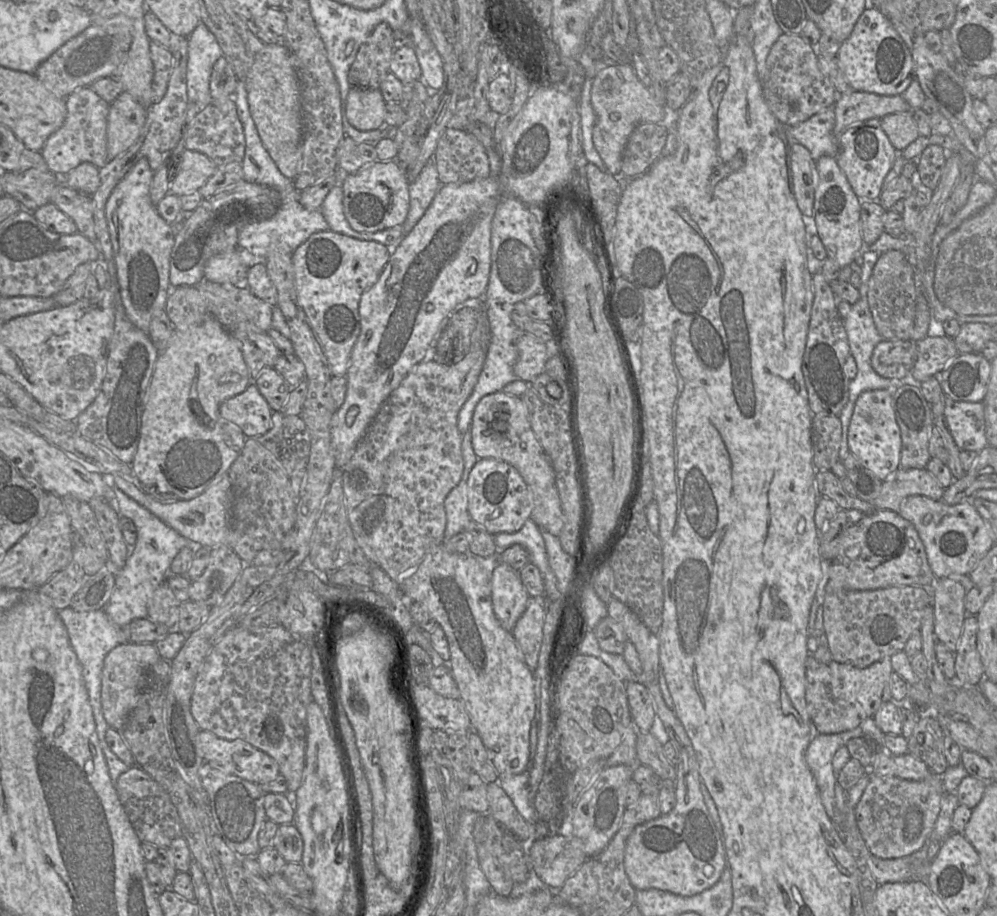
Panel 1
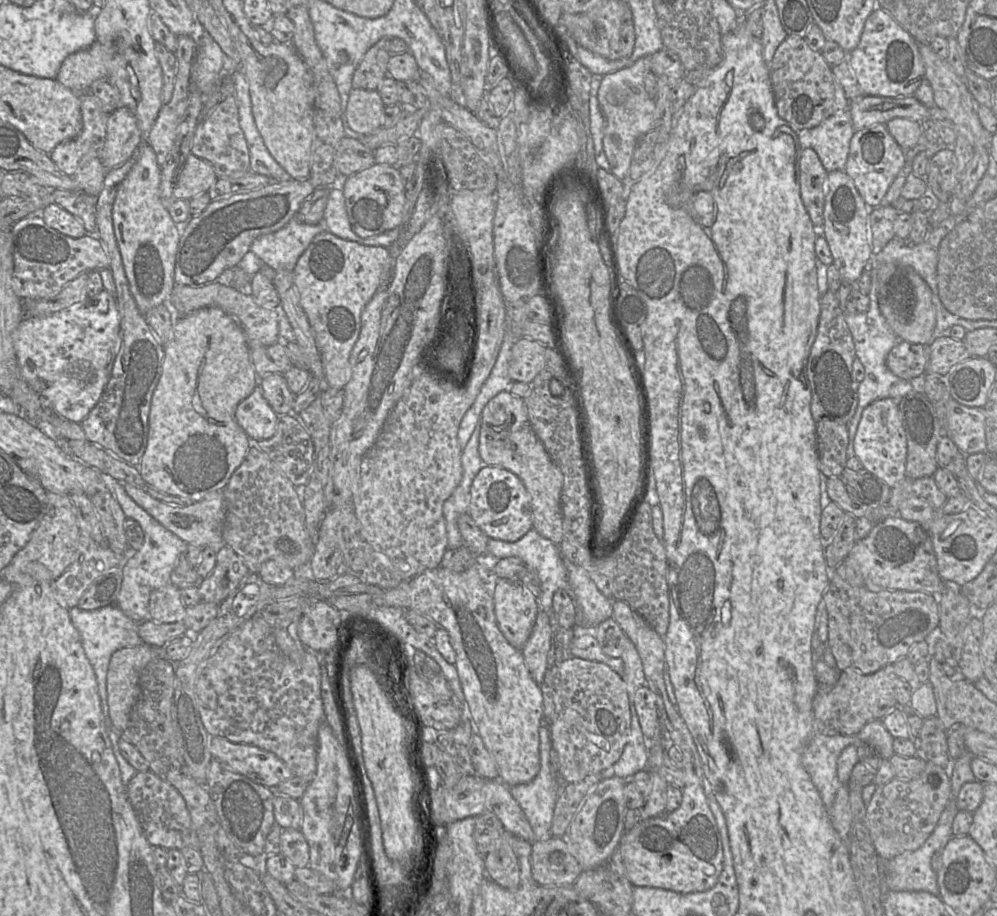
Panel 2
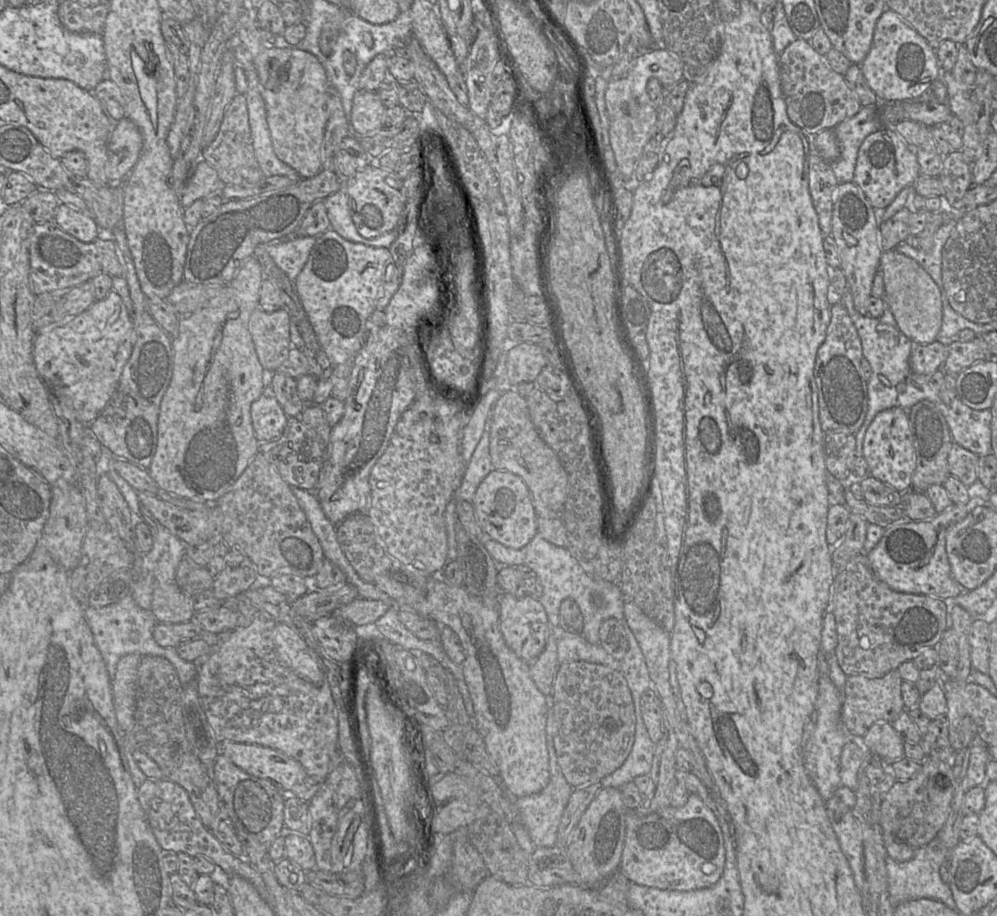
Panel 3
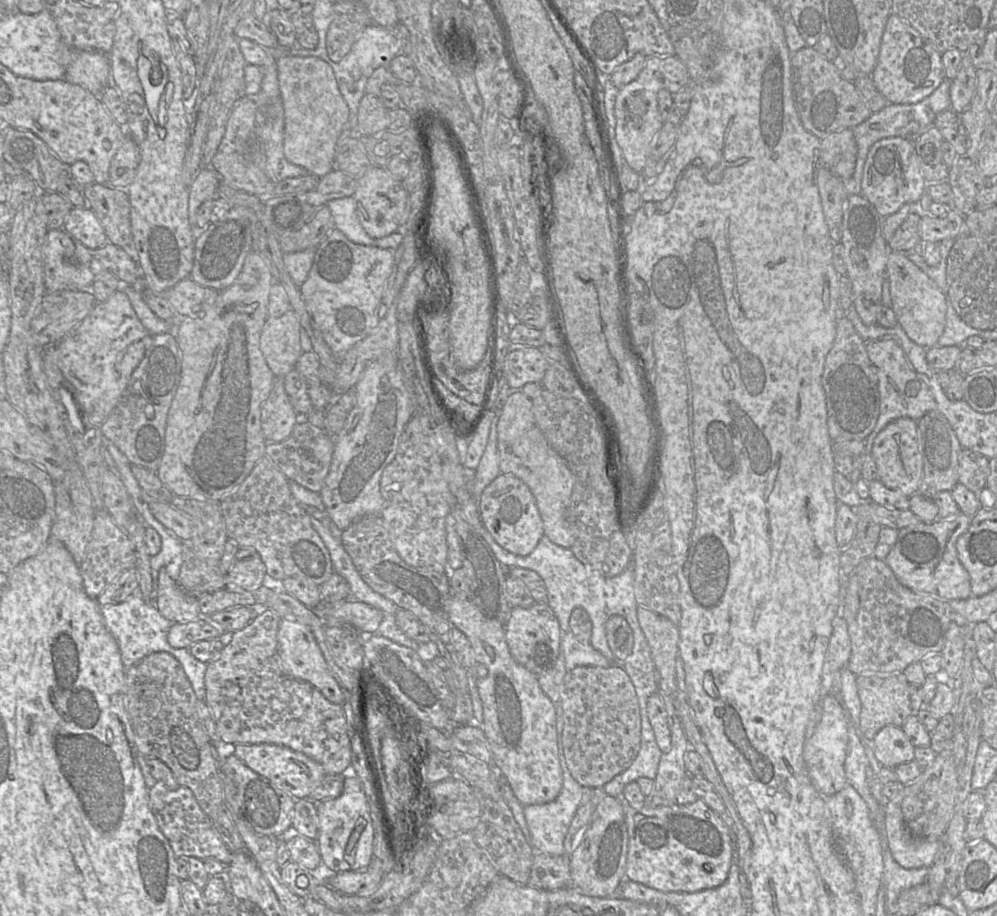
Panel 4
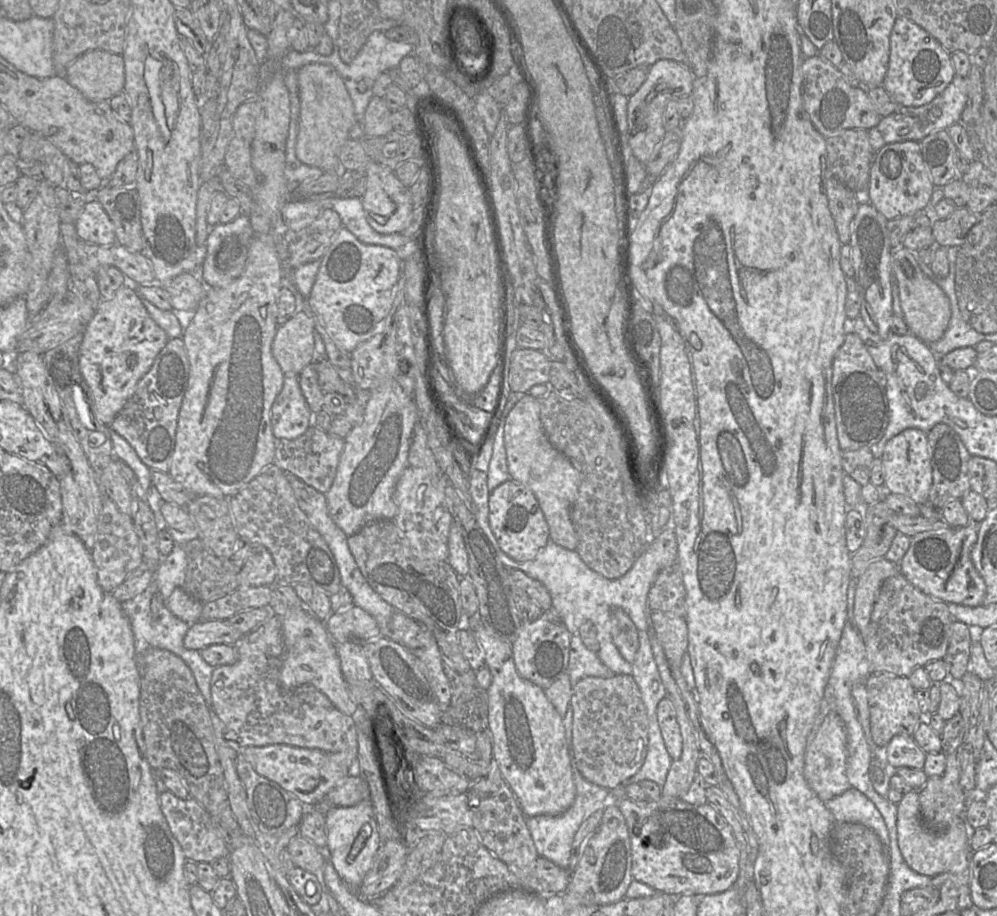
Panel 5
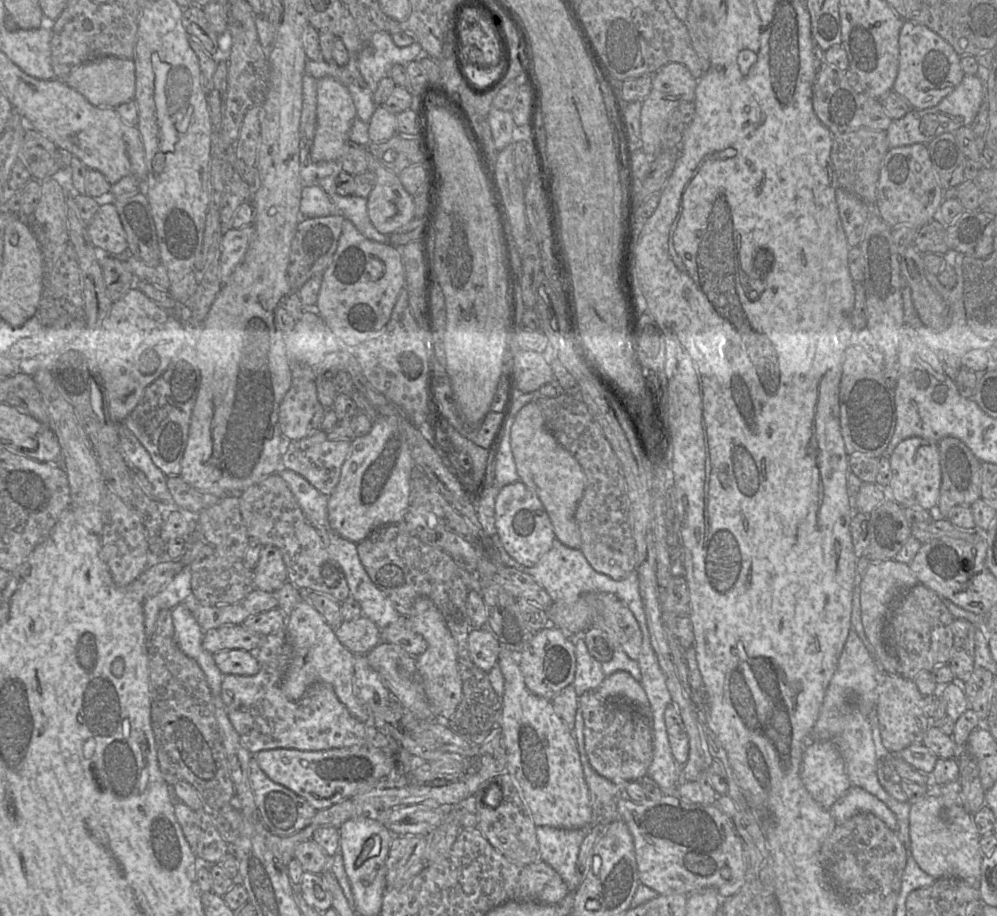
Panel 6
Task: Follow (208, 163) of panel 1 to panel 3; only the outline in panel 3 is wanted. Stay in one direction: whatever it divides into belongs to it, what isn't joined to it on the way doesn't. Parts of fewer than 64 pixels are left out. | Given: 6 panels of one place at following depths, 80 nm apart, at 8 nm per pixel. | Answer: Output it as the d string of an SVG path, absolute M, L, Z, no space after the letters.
M200 159L185 189L179 195L183 208L190 206L198 199L219 195L223 185L225 184L219 178L217 171L204 159Z

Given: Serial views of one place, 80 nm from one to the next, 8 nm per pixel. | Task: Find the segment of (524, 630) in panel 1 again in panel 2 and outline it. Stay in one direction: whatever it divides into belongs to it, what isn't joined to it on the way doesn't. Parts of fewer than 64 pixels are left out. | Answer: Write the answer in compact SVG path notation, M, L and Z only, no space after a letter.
M540 610L531 634L522 648L525 664L532 678L540 685L547 670L547 657L552 646L554 621L550 612Z

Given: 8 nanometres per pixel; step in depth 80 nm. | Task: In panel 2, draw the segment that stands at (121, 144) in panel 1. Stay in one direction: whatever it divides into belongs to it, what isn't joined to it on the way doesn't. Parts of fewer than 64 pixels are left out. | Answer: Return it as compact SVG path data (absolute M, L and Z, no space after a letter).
M121 106L109 114L106 142L100 159L106 170L133 157L144 142L144 134L132 111Z

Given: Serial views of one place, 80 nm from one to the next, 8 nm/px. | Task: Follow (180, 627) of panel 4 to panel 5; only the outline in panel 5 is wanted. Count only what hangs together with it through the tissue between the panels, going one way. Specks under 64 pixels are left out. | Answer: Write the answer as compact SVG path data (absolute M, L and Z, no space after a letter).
M199 620L190 624L183 643L187 649L202 650L214 644L235 645L243 635L226 621Z

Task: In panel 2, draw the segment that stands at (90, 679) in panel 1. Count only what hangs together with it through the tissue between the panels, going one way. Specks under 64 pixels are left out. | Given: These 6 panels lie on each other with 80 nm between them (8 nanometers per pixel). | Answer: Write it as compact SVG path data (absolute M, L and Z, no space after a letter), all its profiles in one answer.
M116 604L107 605L94 611L86 611L78 607L74 607L69 609L69 616L73 625L79 632L84 652L93 667L107 732L112 742L113 752L119 765L122 781L127 785L127 783L138 771L132 767L121 755L118 747L118 741L121 737L122 731L119 731L113 727L109 719L106 692L107 670L111 656L115 651L122 648L135 647L145 644L141 640L138 633L138 626L140 622L136 622L132 618L128 617Z

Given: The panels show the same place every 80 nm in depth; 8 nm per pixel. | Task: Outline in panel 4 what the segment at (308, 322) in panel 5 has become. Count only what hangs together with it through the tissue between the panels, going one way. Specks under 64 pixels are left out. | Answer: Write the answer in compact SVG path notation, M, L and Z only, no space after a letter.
M293 309L278 318L268 317L265 322L260 349L277 378L283 378L294 370L304 352L300 344L301 328L299 316Z

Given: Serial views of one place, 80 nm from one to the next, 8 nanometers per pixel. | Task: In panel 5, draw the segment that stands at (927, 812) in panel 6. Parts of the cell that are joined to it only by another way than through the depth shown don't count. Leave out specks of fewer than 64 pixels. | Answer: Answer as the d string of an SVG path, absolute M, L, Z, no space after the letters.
M918 791L904 794L897 804L897 840L901 854L907 865L914 871L934 877L949 871L963 852L971 852L970 828L965 815L957 817L946 830L927 828L921 817Z

